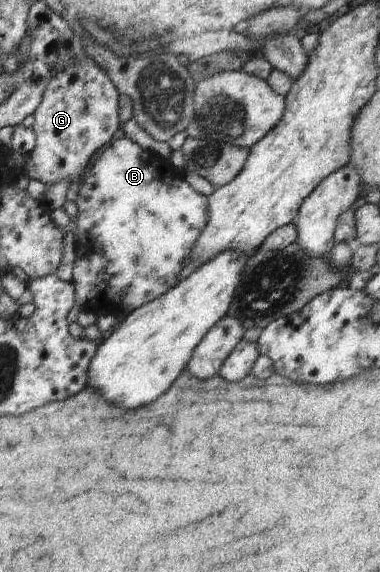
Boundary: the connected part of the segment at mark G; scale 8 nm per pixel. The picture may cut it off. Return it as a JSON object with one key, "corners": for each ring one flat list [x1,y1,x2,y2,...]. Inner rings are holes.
{"corners":[[79,56,63,63,63,70,58,71,46,85,39,105,34,111,32,129,36,135,36,144,27,154,23,174,30,180,55,183,60,179,67,179,70,184,74,177,82,176,93,153,97,153,103,145,107,145,113,139,113,135,119,131,121,121,118,96,115,84,109,79,106,71,101,69,92,58]]}

